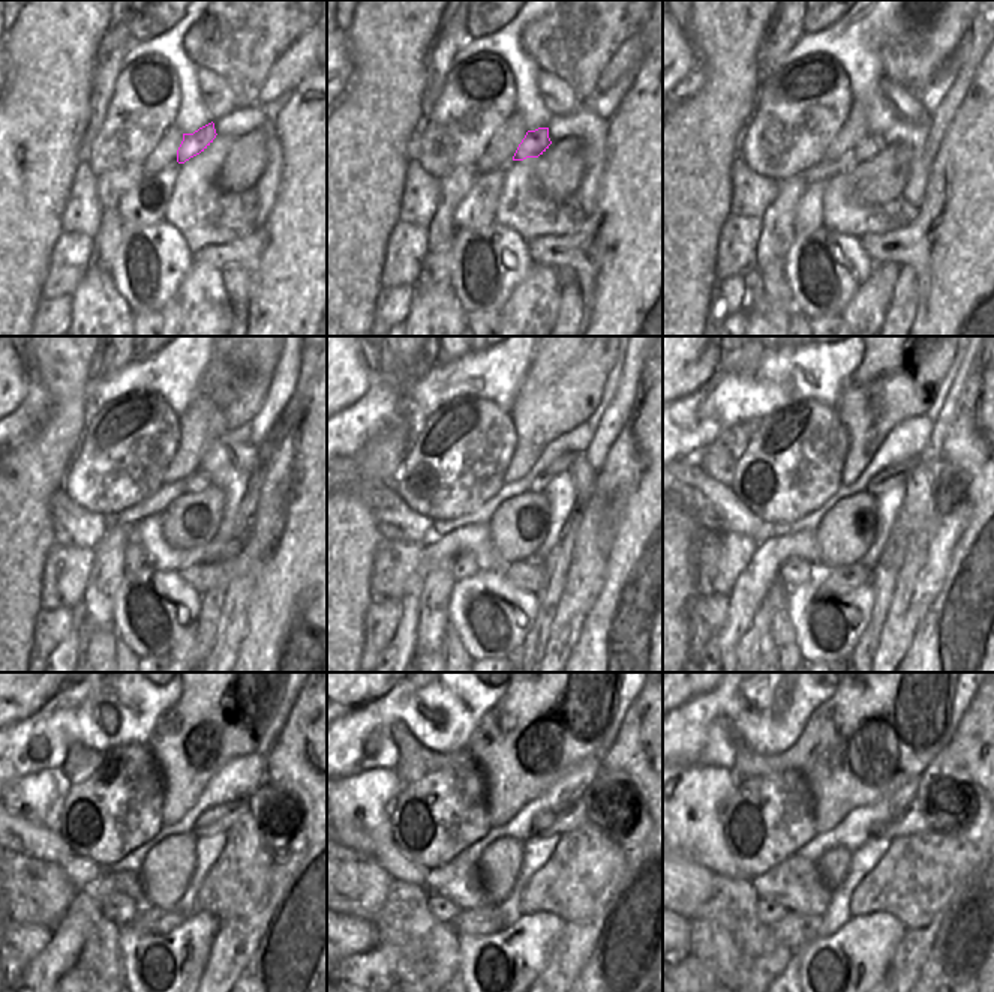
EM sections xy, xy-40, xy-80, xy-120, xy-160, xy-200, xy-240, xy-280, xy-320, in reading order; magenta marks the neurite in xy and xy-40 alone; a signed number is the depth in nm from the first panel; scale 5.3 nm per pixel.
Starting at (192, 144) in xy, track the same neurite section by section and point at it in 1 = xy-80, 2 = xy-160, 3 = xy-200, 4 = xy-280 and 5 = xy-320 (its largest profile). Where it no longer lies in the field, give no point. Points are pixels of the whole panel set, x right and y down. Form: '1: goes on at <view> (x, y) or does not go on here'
1: goes on at xy-80 (871, 144)
2: goes on at xy-160 (565, 461)
3: goes on at xy-200 (903, 468)
4: goes on at xy-280 (558, 821)
5: goes on at xy-320 (910, 818)

